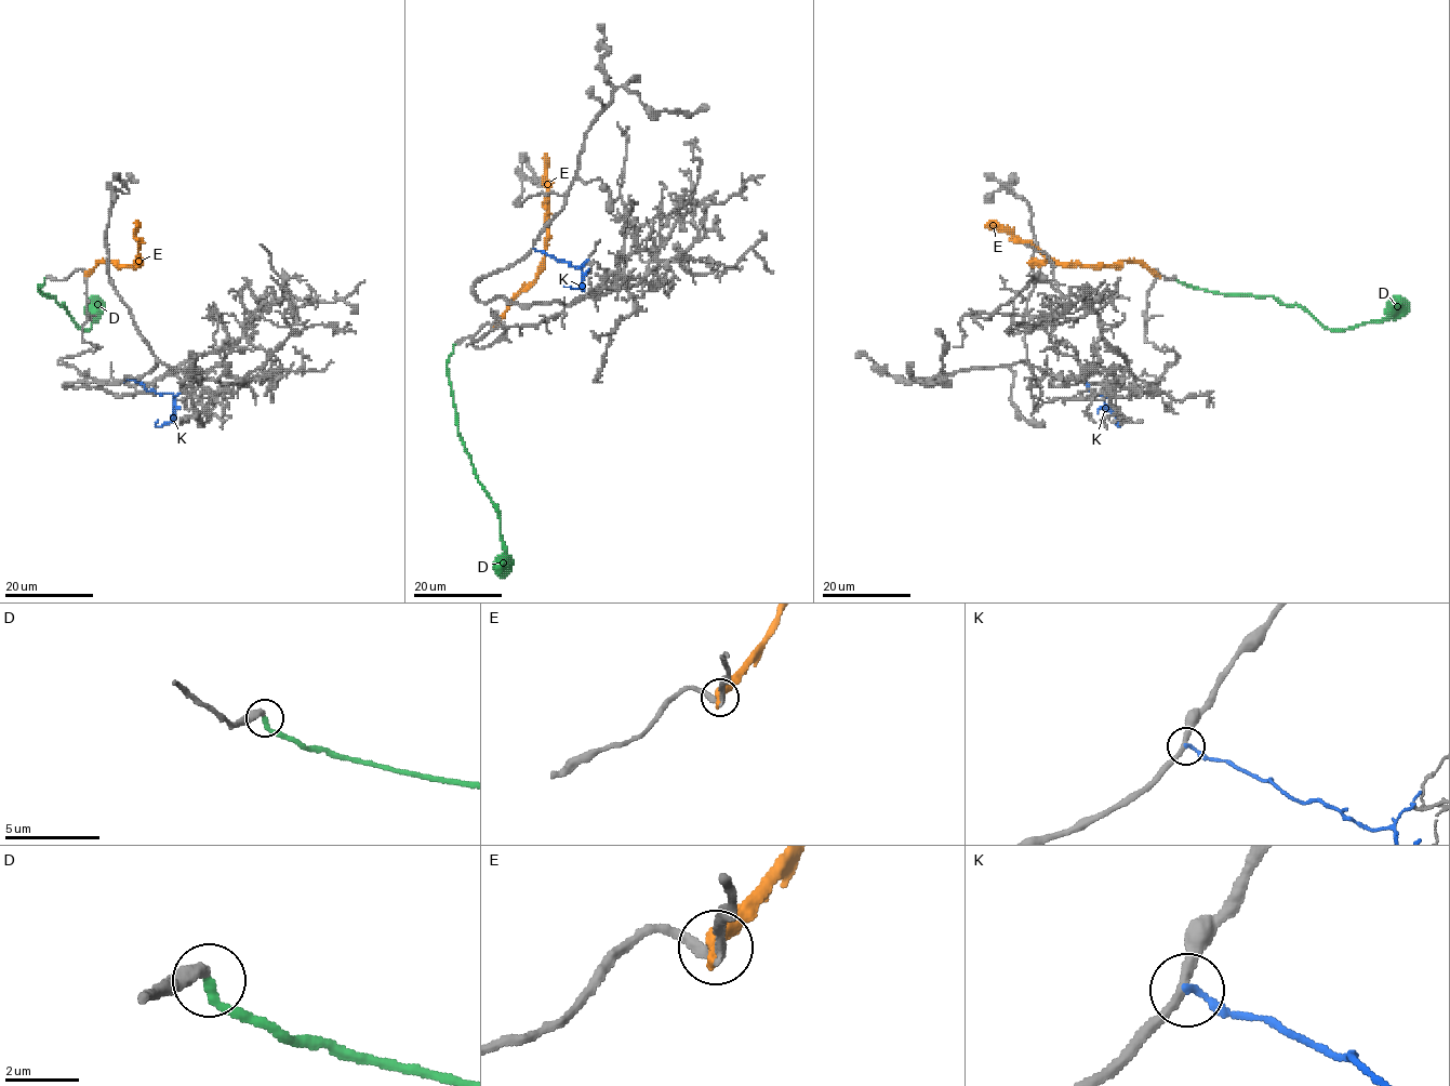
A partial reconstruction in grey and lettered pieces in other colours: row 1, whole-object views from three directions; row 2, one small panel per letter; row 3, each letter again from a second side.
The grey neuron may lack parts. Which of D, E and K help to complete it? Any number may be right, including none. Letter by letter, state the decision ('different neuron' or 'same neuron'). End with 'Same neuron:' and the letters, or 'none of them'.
D: same neuron
E: different neuron
K: different neuron
Same neuron: D

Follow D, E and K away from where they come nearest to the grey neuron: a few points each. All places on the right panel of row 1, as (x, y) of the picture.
D: (1176, 278), (1186, 285), (1223, 294), (1273, 296), (1284, 304), (1304, 307), (1330, 329), (1392, 318), (1408, 302)
E: (1157, 275), (1130, 260), (1112, 265), (1051, 262), (1029, 242), (1019, 241), (1010, 233), (984, 225)
K: (1079, 381), (1101, 395), (1120, 422), (1118, 426), (1117, 421)

